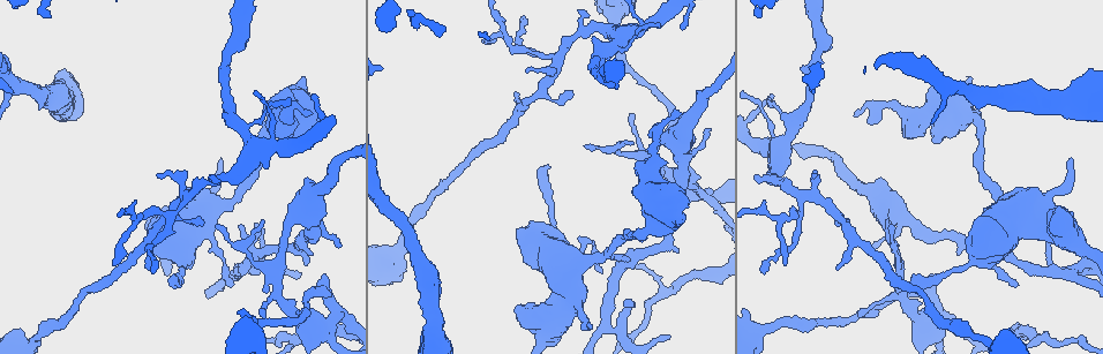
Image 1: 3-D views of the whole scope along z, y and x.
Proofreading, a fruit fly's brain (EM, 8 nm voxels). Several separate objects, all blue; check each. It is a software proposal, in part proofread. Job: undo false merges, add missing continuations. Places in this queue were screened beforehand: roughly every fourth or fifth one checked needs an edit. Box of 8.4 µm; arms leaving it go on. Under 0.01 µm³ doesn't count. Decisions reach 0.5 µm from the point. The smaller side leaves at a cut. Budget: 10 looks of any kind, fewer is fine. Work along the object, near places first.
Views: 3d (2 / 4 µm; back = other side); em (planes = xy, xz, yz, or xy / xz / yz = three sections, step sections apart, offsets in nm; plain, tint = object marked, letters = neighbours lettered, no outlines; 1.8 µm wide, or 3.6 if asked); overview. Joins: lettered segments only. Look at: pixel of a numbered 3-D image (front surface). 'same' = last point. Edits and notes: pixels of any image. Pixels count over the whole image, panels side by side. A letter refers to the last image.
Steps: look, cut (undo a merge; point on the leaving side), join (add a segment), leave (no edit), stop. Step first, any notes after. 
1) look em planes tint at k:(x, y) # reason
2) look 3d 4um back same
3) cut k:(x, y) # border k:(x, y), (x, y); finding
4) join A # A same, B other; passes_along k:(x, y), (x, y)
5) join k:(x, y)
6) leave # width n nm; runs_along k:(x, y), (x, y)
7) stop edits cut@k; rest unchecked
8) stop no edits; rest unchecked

look 3d 2um at 1:(521, 17) # branch stops here

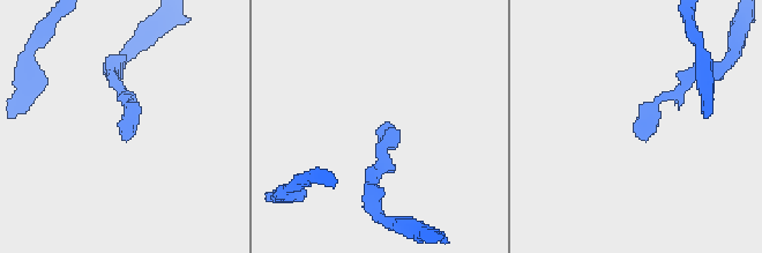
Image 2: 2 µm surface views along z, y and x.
look em xy step 4 letters at 2:(641, 138)

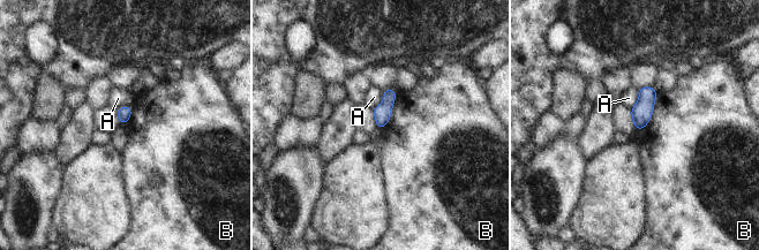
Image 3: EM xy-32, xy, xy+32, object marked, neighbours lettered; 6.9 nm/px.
leave # width 100 nm; A other, B other; border 3:(658, 92), (652, 118), (638, 131); none of them fits

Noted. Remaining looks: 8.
look em planes letters at 1:(288, 99) # an open end

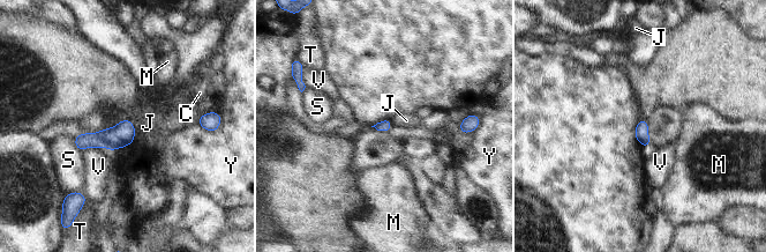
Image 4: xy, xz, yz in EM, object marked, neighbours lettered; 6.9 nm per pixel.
leave # width 90 nm; C other, J other, M other, S other, T other, V other, Y other; border 4:(389, 119), (393, 126); none of them fits

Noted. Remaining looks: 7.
look em planes letters at 1:(806, 195) # looks like a crossing

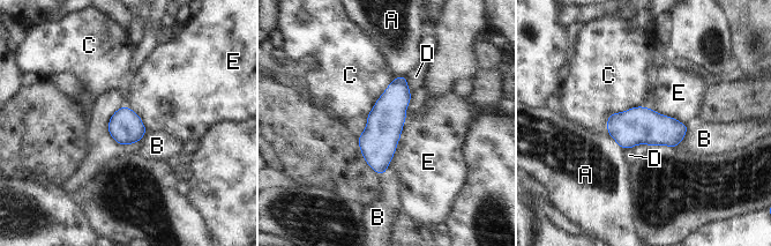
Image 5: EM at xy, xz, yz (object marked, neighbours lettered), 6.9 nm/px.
leave # width 240 nm; A other, B other, C other, D other, E other; border 5:(406, 118), (395, 154), (386, 171); one neuron here

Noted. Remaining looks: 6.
look 3d 4um at 1:(592, 259) # calibre changes

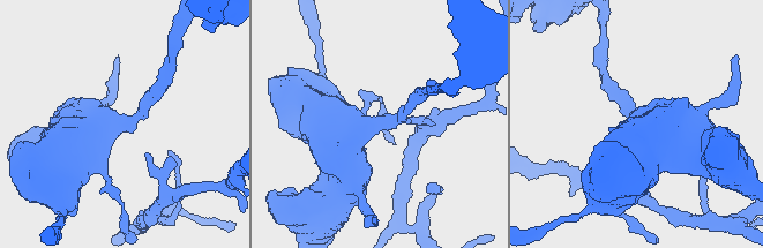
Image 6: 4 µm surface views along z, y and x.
look em 3.6um planes letters at 6:(377, 121) # arm_widths 200, 800 nm; shape alone is not enough

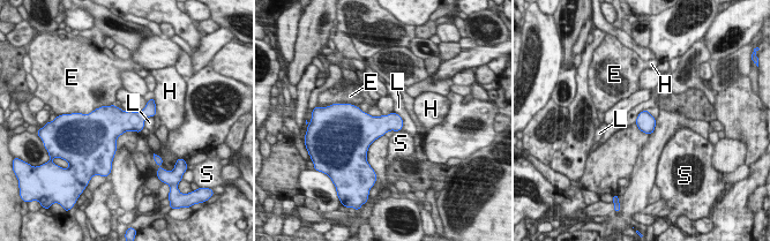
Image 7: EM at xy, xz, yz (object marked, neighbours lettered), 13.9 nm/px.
leave # width 260 nm; E other, H other, L other, S other; border 7:(393, 111), (402, 119), (402, 129); continuous, no second neuron

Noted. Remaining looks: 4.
stop no edits; rest unchecked

